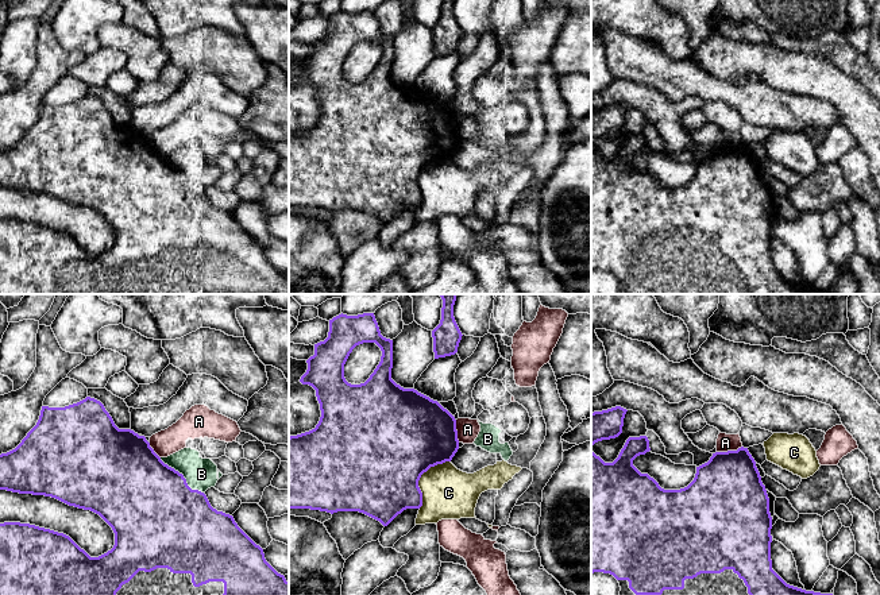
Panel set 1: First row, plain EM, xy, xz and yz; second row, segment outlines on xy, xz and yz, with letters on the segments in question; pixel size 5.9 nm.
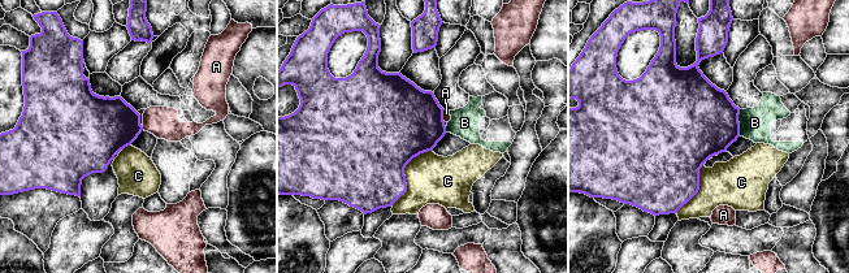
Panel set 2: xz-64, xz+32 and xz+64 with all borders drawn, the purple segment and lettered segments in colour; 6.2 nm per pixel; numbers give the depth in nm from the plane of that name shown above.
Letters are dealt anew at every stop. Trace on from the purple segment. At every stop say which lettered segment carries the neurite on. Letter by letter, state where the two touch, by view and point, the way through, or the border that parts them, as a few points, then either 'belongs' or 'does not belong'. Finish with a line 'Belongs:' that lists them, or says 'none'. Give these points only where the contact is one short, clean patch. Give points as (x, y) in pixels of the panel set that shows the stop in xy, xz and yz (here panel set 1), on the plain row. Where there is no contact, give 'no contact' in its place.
A: yz (729, 149) | along yz (741, 143), (736, 147), (717, 150) | does not belong
B: xy (182, 174) | along xy (159, 155), (177, 167), (192, 186), (203, 190) | does not belong
C: xz (420, 174) | does not belong
Belongs: none

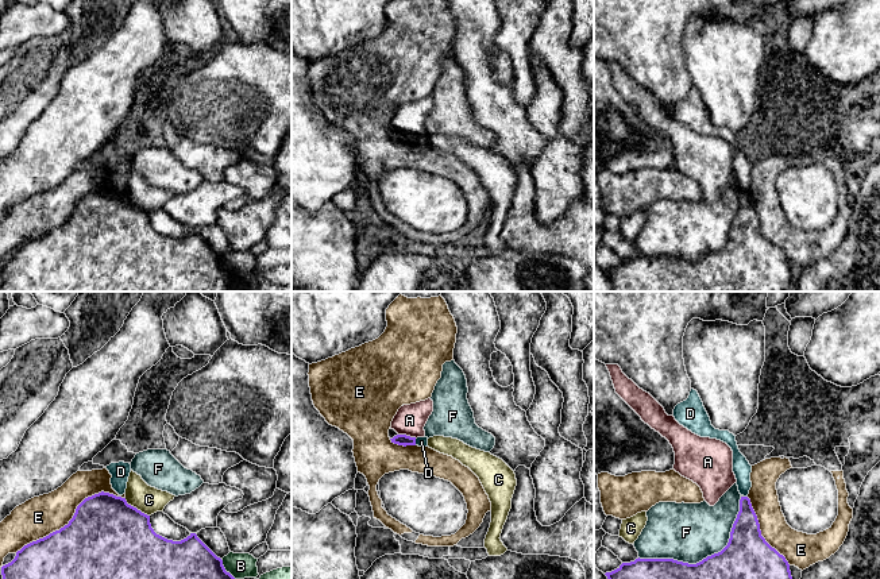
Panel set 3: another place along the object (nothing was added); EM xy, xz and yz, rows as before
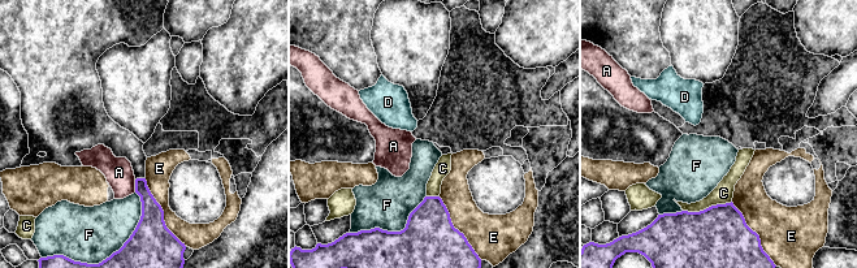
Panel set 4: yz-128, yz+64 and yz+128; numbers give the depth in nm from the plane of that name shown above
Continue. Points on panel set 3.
A: xz (408, 134) | does not belong
B: xy (224, 267) | does not belong
C: xy (135, 205) | does not belong
D: xz (415, 139) | along xz (415, 136), (416, 142) | does not belong
E: xy (73, 215) | does not belong
F: yz (707, 254) | does not belong
Belongs: none

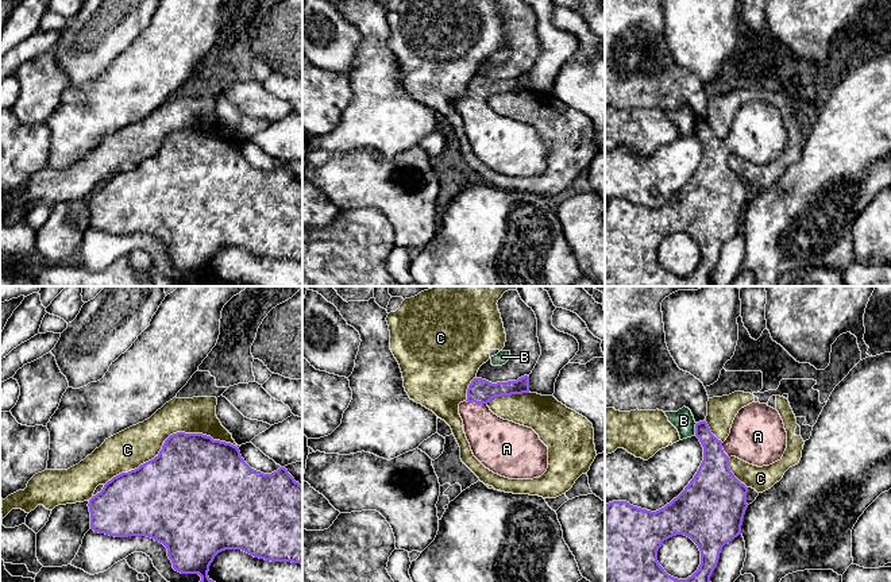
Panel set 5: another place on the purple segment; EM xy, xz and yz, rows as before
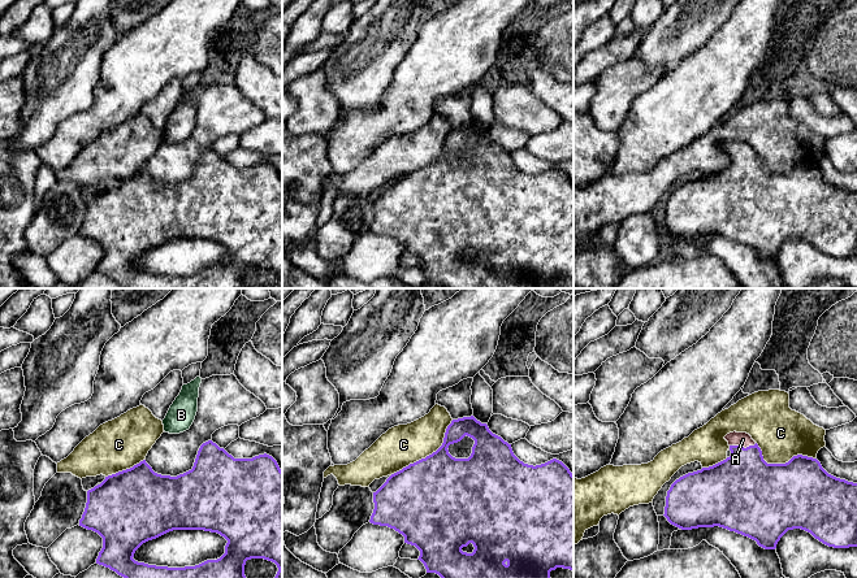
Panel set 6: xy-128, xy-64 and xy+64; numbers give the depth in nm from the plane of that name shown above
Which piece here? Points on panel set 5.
A: xz (477, 100) | across xz (479, 88), (477, 100), (477, 115), (493, 138) | belongs
B: yz (695, 126) | does not belong
C: xy (168, 135) | does not belong
Belongs: A

